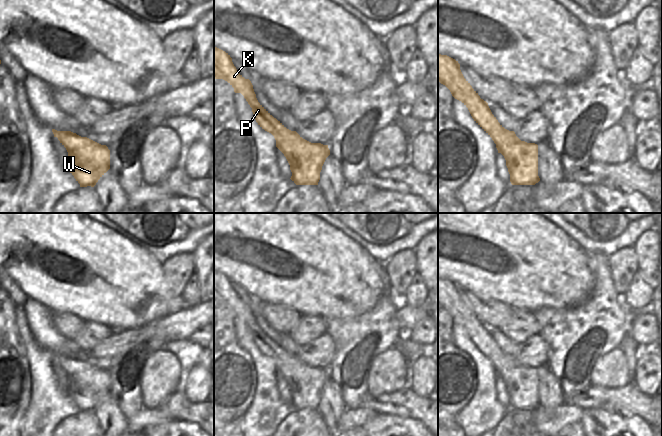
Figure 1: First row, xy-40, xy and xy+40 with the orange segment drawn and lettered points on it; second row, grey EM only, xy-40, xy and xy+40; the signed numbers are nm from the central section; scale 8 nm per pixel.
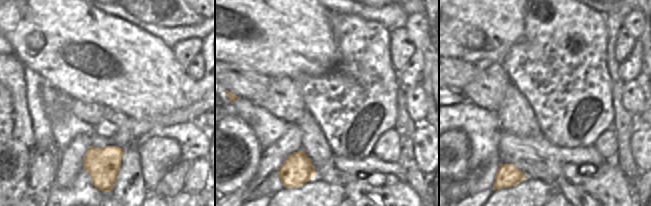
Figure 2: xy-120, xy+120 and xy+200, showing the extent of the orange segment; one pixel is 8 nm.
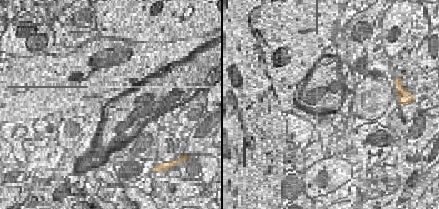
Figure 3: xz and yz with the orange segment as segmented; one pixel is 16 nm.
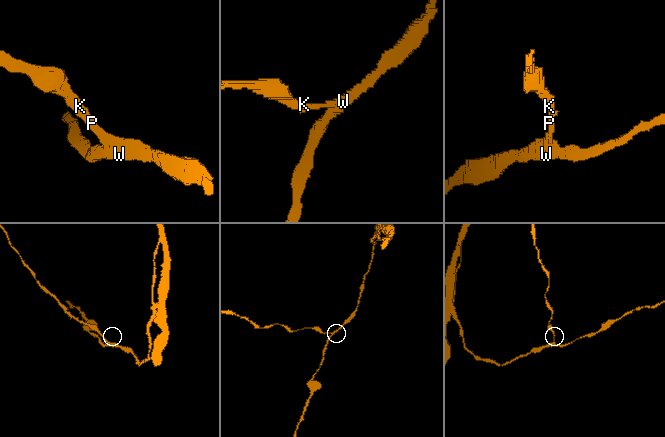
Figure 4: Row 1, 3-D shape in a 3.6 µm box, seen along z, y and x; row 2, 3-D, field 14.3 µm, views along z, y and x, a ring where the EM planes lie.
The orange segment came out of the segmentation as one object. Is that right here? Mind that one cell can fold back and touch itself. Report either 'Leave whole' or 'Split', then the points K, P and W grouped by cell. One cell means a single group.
Leave whole. Groups: K P W

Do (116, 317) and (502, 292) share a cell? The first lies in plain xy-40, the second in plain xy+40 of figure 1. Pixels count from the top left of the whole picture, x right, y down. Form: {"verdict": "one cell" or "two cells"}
{"verdict": "one cell"}

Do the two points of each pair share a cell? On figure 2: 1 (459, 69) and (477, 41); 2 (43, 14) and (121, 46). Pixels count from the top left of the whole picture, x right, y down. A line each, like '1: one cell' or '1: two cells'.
1: two cells
2: one cell

